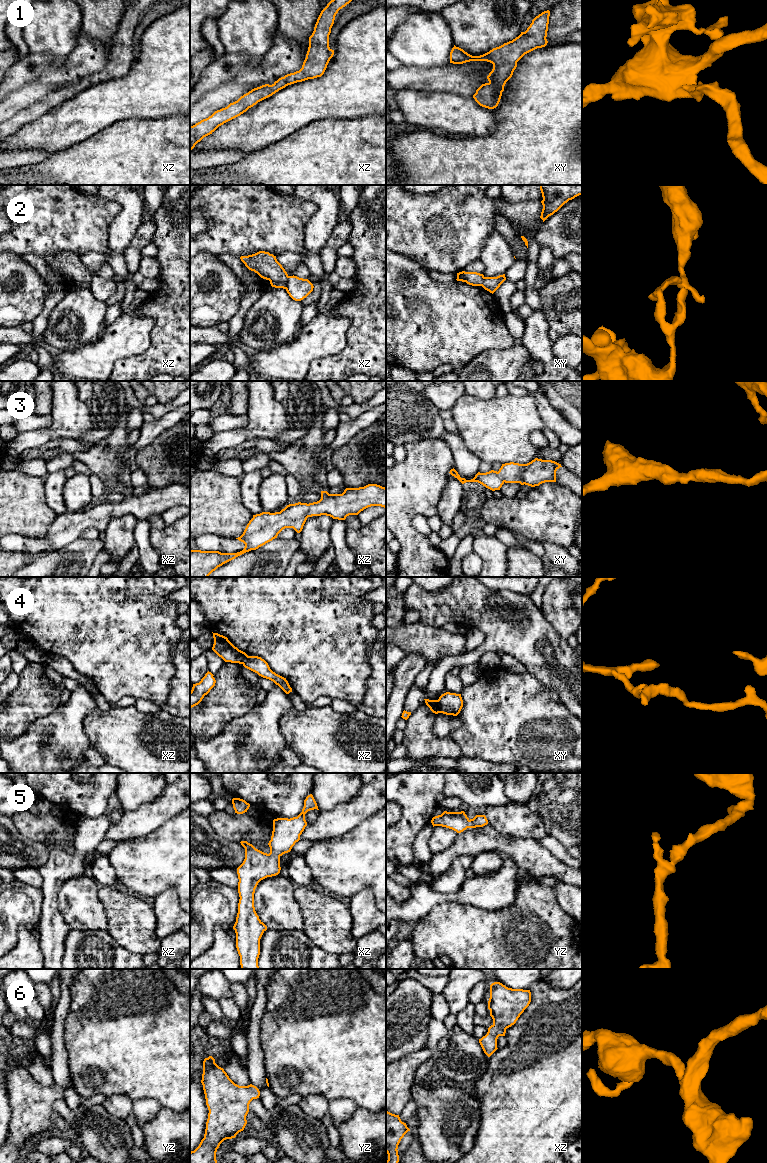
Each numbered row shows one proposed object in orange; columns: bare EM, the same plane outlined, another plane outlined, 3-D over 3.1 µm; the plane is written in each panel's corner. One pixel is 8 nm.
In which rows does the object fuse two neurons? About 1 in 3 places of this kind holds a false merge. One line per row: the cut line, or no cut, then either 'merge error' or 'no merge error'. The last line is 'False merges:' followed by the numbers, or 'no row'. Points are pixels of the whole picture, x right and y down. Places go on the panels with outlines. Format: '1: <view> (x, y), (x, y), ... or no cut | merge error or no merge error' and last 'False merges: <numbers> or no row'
1: no cut | no merge error
2: xz (288, 276), (284, 288) | merge error
3: no cut | no merge error
4: xy (437, 700), (440, 712) | merge error
5: no cut | no merge error
6: no cut | no merge error
False merges: 2, 4

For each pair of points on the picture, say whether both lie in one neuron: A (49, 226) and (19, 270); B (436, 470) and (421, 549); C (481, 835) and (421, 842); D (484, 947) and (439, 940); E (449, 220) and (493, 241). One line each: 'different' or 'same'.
A: different
B: same
C: different
D: same
E: different

